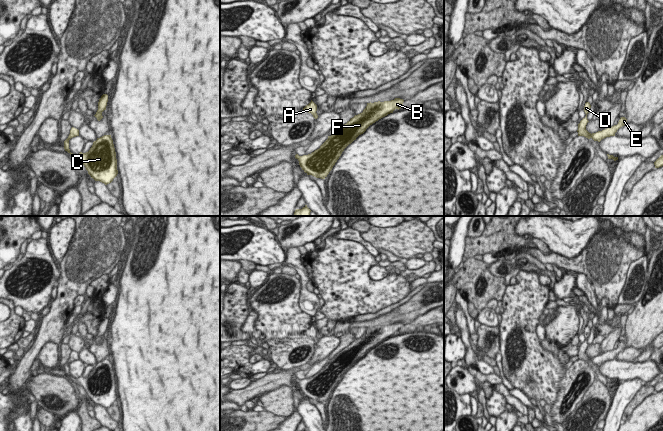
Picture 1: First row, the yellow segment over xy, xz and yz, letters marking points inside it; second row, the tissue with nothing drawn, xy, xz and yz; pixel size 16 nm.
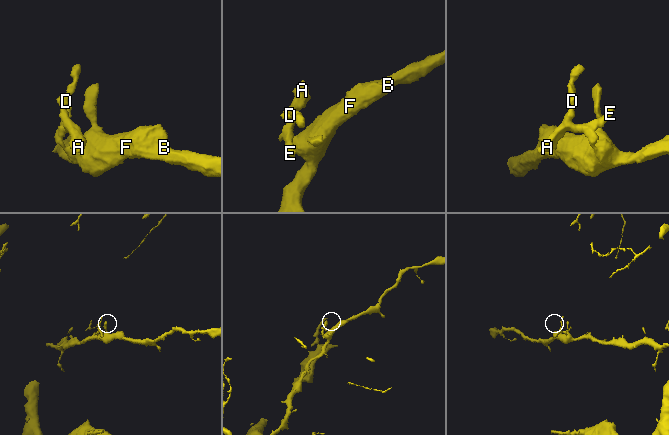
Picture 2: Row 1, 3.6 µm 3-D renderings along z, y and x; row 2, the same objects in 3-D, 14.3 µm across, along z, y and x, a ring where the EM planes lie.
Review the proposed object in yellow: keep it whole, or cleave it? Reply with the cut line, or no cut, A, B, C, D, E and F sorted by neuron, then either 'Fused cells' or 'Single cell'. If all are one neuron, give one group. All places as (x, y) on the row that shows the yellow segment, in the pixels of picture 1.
No split. Groups: A B C D E F. Single cell.

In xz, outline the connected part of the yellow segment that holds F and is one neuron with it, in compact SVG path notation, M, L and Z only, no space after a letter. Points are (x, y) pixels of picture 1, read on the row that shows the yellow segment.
M395 98L391 101L367 103L362 113L355 115L346 124L338 128L328 139L311 154L295 158L307 175L325 179L341 156L344 149L366 129L379 119L400 109L404 100Z

